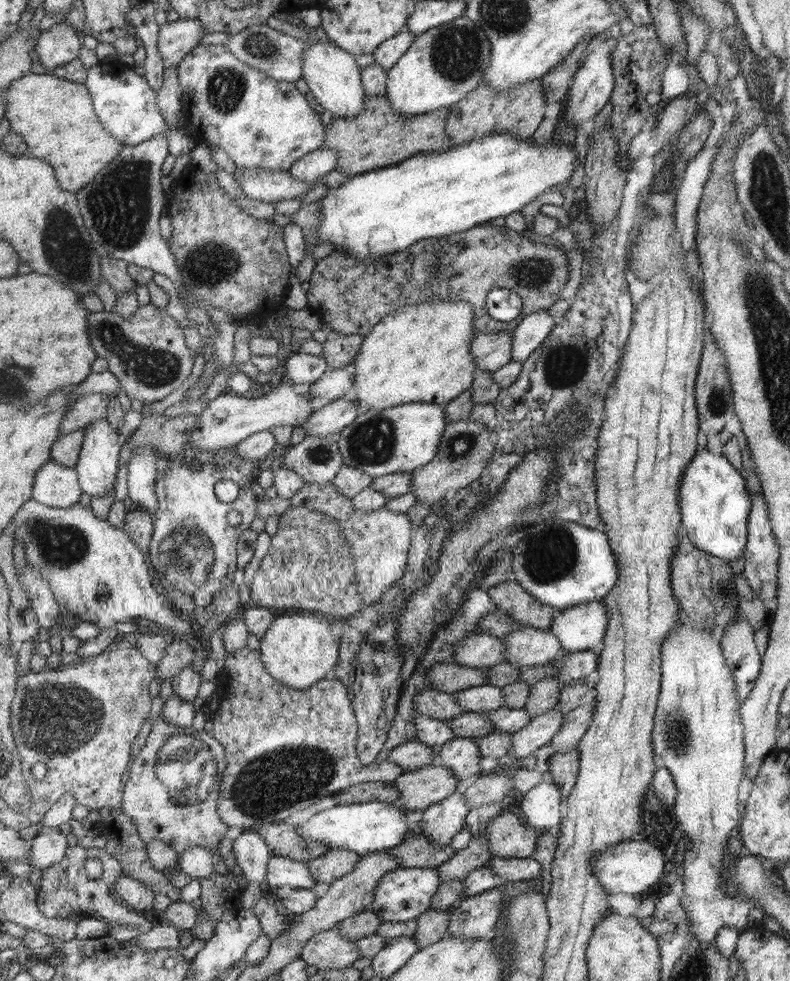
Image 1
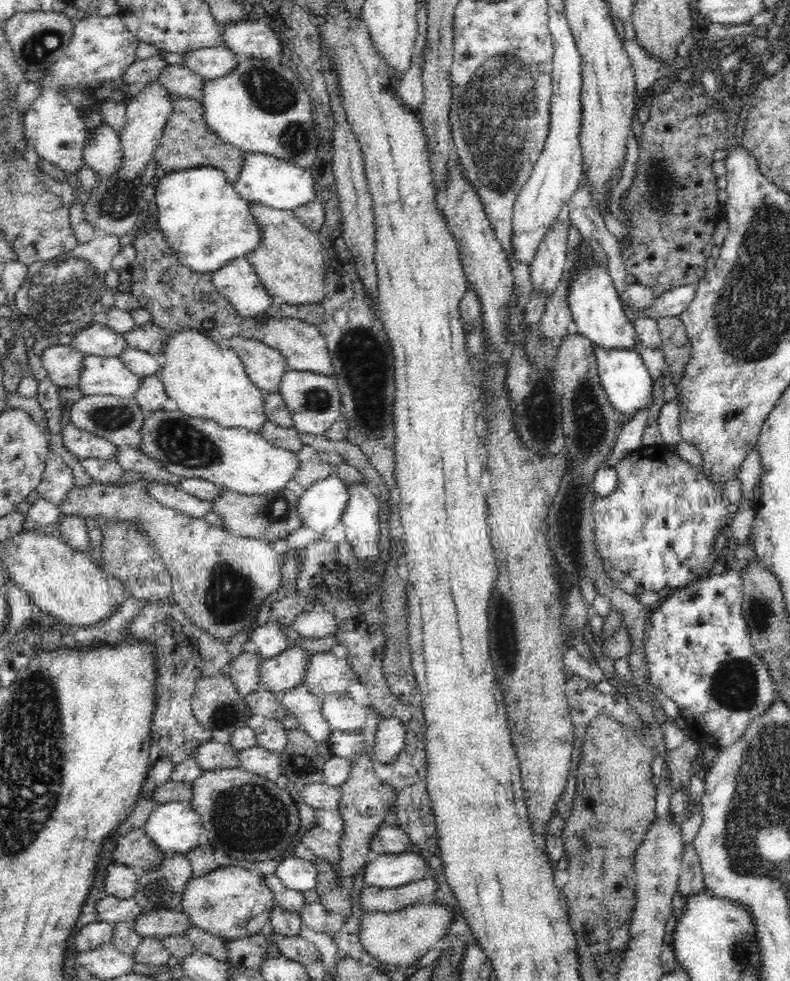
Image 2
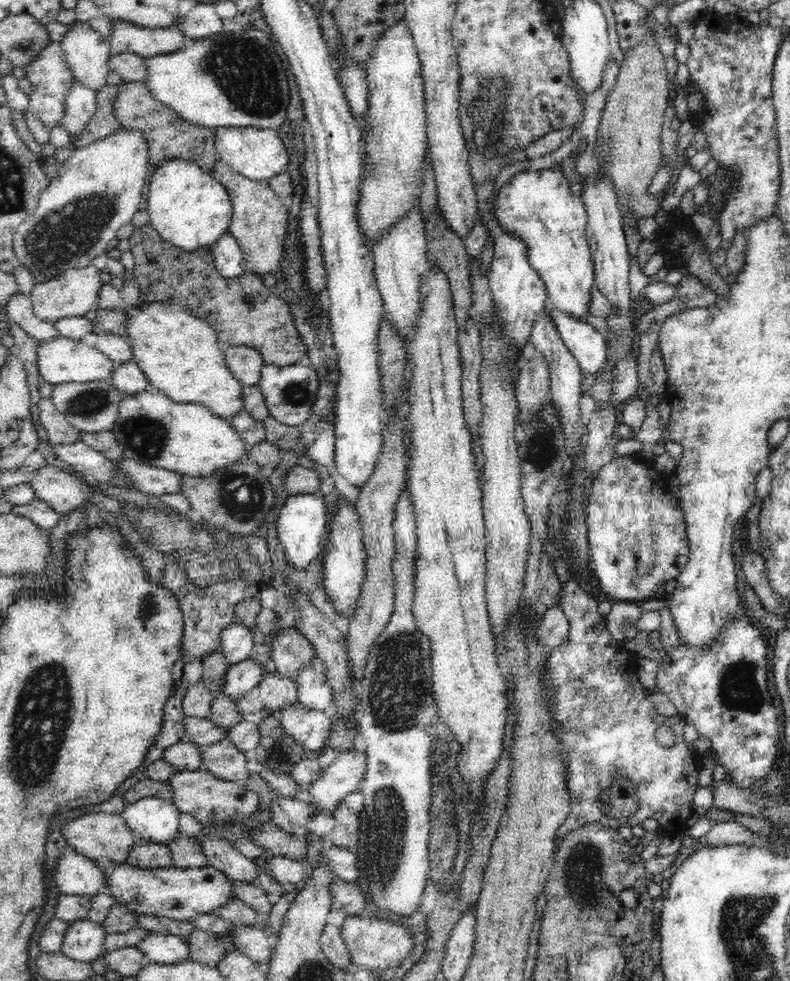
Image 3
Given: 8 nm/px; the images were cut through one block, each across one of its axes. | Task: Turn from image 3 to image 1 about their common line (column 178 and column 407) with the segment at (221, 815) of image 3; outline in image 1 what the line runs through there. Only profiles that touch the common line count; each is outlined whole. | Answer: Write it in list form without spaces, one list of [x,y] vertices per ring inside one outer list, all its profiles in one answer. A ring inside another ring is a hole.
[[[439,763],[404,772],[394,781],[394,787],[400,793],[400,800],[394,804],[412,811],[427,809],[428,805],[452,797],[458,782],[455,772]]]

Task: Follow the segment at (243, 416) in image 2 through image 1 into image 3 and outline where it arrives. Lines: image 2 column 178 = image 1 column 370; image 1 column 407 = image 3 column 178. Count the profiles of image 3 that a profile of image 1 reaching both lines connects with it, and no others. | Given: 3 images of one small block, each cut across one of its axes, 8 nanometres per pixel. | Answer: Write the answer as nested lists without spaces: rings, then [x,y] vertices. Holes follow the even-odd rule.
[[[170,302],[151,303],[146,307],[135,306],[127,310],[126,338],[132,345],[133,362],[142,370],[154,390],[164,391],[170,400],[184,405],[207,406],[216,416],[230,419],[244,410],[243,384],[227,368],[224,352],[218,349],[218,333],[208,322]]]

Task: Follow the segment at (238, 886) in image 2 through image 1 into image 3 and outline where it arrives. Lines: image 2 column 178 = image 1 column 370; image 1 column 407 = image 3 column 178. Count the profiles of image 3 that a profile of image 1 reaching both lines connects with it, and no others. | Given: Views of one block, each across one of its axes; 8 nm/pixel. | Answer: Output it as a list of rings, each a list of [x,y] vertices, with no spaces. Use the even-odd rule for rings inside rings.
[[[130,864],[116,865],[112,869],[104,869],[104,881],[106,881],[107,892],[111,894],[117,903],[127,905],[137,914],[153,917],[168,917],[178,921],[194,921],[200,914],[215,914],[216,910],[227,906],[228,902],[235,900],[232,880],[222,871],[207,866],[205,868],[171,868],[162,869],[138,869]]]

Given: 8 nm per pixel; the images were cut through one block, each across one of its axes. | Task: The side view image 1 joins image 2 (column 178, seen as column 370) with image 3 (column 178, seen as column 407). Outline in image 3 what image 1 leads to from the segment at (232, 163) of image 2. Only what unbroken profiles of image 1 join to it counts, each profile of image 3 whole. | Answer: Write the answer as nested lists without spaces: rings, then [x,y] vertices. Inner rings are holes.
[[[122,82],[118,85],[118,94],[114,100],[114,115],[120,123],[120,129],[136,129],[144,133],[148,141],[148,160],[152,164],[162,164],[164,161],[181,158],[198,164],[208,173],[219,160],[214,142],[216,129],[204,129],[202,126],[193,125],[185,121],[179,114],[158,101],[150,89],[143,82]]]

